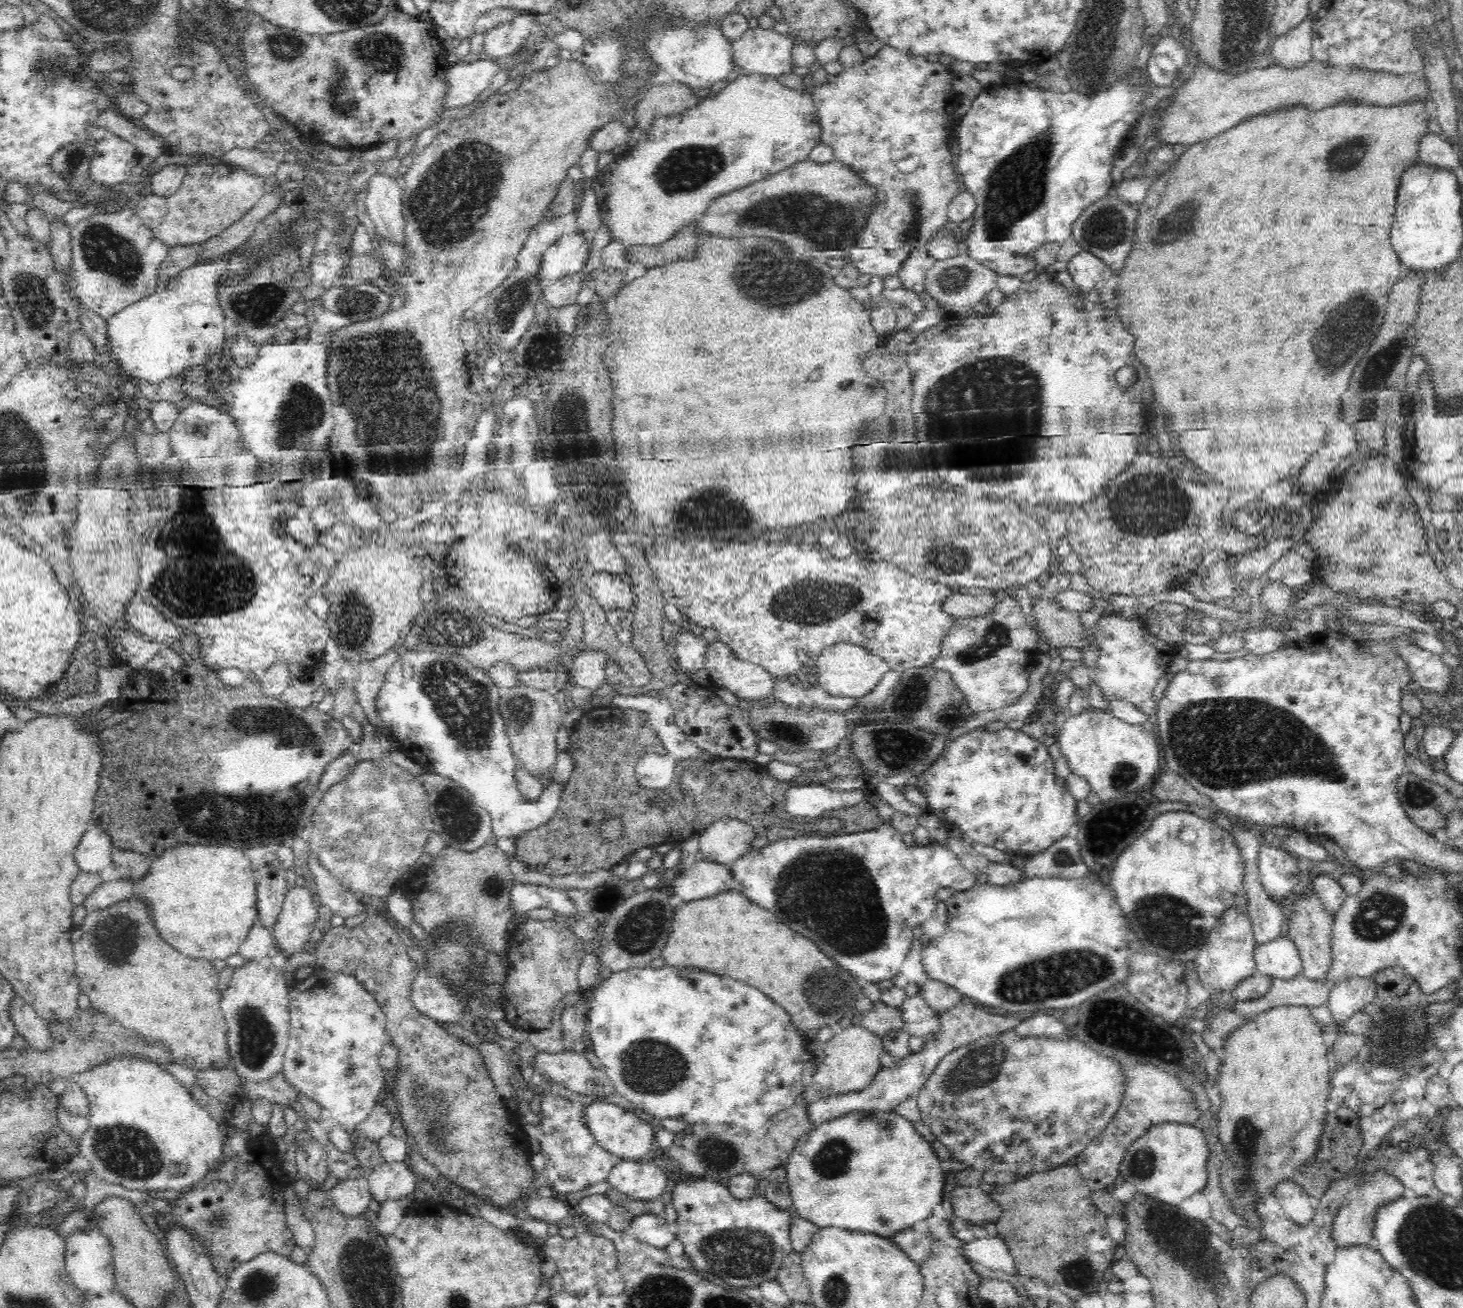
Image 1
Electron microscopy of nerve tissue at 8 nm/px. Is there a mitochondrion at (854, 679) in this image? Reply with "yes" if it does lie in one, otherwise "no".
no

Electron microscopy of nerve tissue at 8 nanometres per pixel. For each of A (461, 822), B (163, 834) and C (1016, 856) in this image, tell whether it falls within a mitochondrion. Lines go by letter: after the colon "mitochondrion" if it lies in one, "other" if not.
A: mitochondrion
B: other
C: other

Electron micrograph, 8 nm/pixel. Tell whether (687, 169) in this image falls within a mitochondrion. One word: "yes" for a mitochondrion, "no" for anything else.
yes

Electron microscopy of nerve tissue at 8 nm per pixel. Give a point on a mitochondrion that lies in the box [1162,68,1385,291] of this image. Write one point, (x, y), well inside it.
(1339, 160)

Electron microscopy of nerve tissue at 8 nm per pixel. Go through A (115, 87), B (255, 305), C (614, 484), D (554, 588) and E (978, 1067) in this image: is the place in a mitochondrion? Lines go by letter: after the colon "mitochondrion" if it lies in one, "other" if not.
A: other
B: mitochondrion
C: other
D: other
E: mitochondrion

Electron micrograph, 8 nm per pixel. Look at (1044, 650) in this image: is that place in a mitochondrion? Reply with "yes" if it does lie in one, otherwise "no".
no

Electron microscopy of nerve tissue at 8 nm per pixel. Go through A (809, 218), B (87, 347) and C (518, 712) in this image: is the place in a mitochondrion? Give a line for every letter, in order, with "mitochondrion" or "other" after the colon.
A: mitochondrion
B: other
C: mitochondrion

